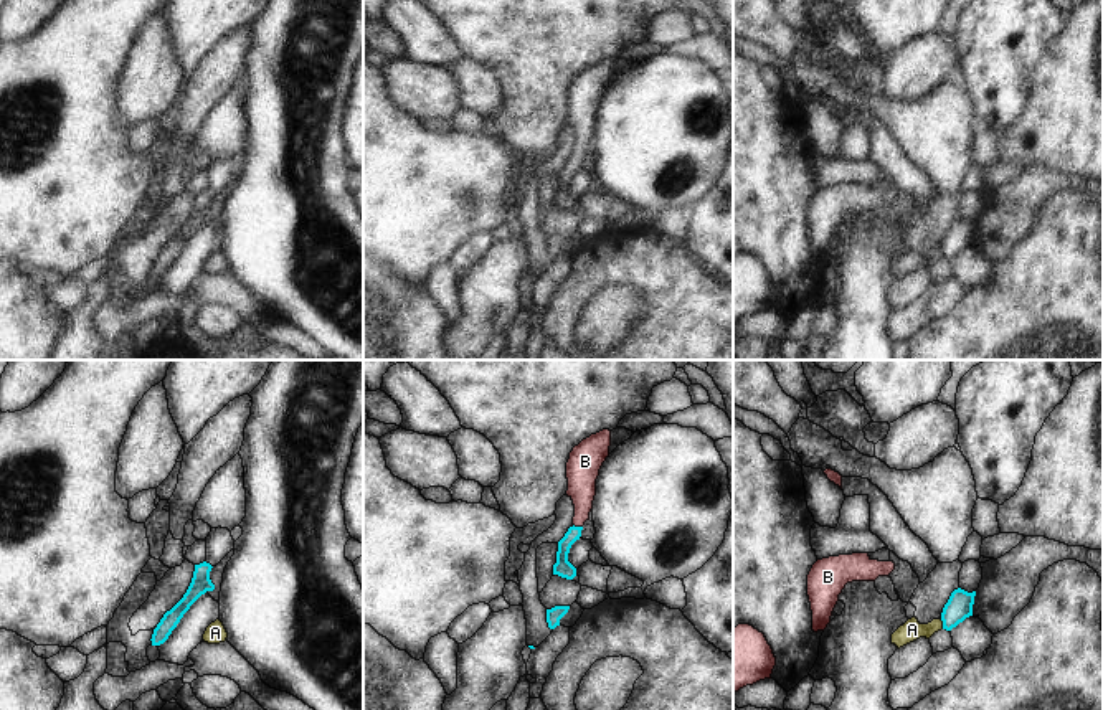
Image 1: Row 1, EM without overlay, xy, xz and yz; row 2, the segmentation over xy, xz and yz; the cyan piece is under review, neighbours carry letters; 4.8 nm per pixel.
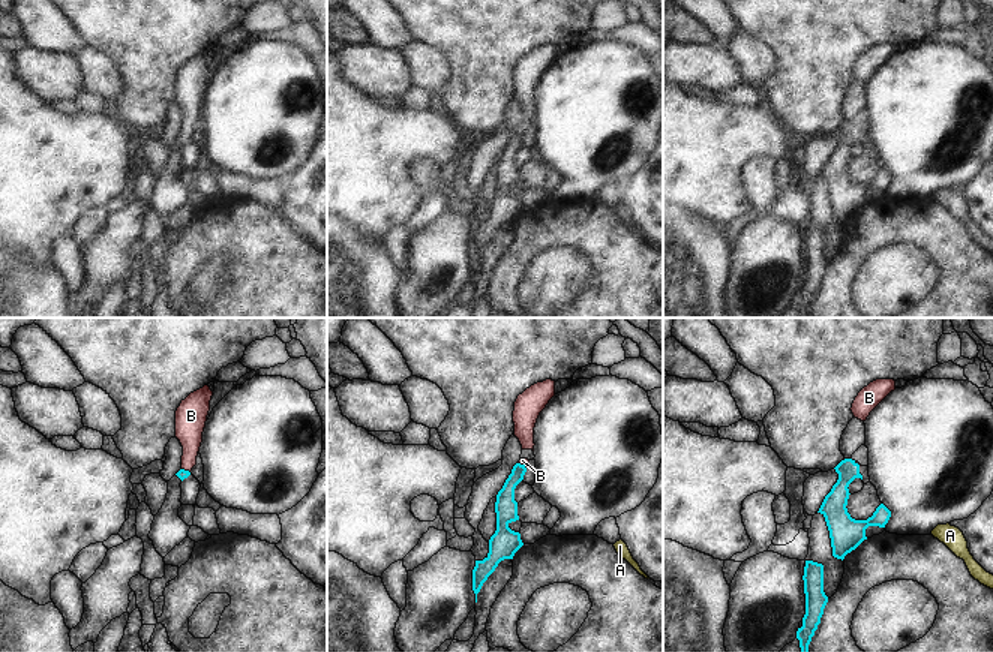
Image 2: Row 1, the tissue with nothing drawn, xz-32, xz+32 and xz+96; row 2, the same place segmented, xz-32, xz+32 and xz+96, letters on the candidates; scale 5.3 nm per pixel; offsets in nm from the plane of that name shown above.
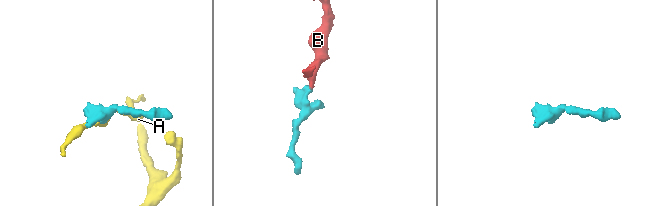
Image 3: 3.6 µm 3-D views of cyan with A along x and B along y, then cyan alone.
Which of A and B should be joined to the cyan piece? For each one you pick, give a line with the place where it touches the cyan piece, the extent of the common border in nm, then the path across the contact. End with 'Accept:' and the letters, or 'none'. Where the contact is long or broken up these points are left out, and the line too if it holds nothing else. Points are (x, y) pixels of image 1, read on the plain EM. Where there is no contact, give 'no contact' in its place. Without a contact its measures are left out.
B: contact xz (578, 157); length 50 nm; way xz (563, 198), (563, 175), (578, 157), (582, 106)
Accept: B

